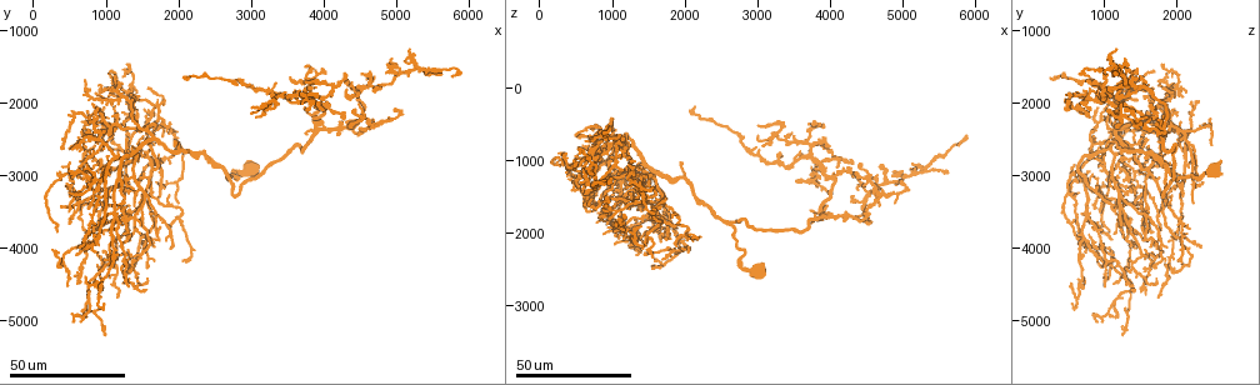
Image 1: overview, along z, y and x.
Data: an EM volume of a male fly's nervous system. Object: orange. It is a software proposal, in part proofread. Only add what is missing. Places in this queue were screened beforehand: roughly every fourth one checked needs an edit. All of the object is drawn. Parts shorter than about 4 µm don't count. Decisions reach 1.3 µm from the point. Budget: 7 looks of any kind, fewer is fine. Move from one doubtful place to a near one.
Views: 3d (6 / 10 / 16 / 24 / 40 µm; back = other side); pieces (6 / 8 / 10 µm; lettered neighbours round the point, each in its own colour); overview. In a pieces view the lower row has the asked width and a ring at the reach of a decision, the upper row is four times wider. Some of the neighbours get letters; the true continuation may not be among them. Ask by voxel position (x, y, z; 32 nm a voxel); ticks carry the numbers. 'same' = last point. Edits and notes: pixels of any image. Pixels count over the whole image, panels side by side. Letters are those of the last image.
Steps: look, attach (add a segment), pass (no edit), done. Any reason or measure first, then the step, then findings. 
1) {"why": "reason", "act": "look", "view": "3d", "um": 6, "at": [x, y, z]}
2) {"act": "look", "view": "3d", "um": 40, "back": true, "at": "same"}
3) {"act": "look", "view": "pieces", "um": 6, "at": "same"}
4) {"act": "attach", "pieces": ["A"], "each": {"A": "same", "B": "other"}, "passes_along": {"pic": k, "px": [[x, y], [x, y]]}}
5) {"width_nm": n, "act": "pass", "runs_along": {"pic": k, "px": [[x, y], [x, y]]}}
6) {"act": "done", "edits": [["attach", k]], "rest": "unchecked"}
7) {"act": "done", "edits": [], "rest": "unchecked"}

{"why": "branch stops here", "act": "look", "view": "3d", "um": 40, "at": [1350, 4500, 1000]}

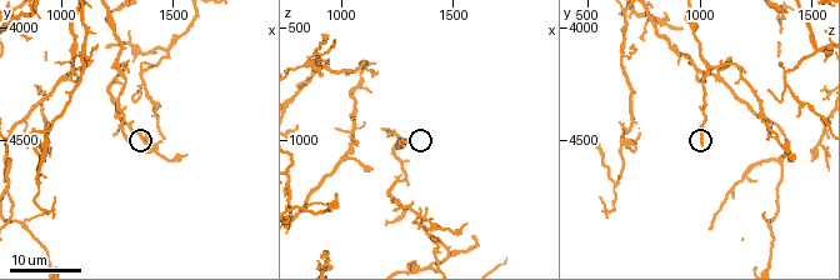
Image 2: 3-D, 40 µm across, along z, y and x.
{"act": "look", "view": "pieces", "um": 6, "at": [1310, 4520, 1010]}

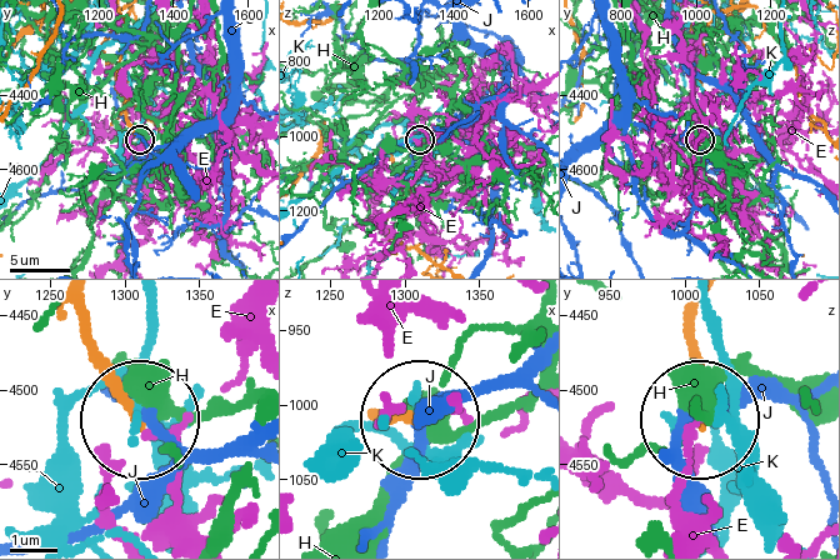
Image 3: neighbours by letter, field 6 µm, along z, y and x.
{"act": "pass", "each": {"E": "other", "H": "other", "J": "other", "K": "other"}, "found": "no lettered segment goes on from it"}

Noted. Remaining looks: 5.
{"why": "free end", "act": "look", "view": "3d", "um": 40, "at": [650, 4000, 750]}

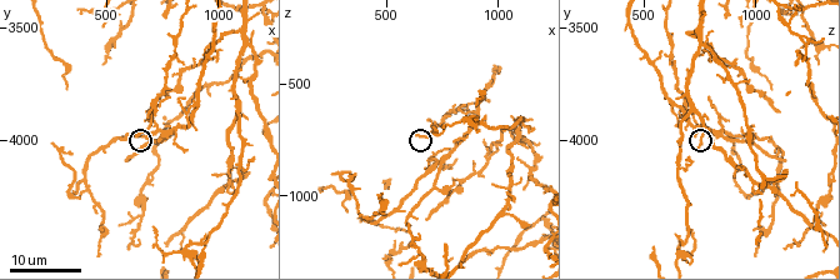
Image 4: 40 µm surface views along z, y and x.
{"why": "what lies round it", "act": "look", "view": "pieces", "um": 8, "at": [640, 3980, 730]}

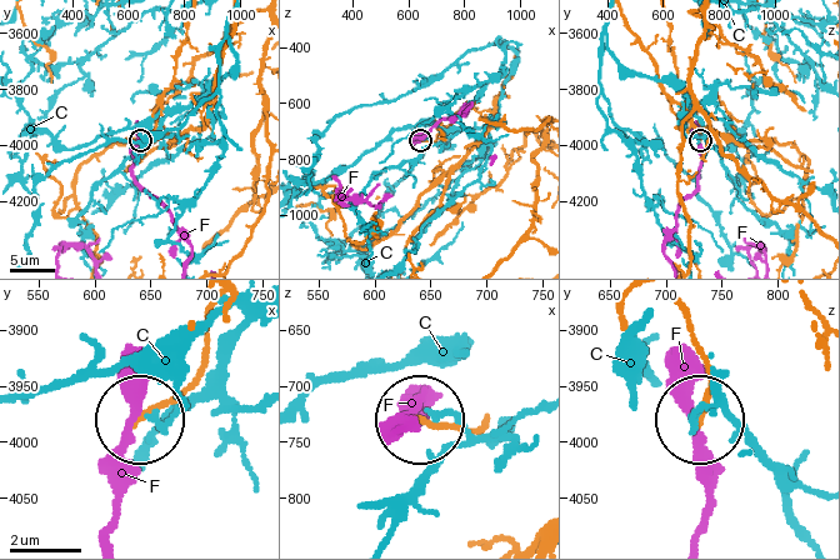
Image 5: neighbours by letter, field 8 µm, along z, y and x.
{"act": "pass", "each": {"C": "other", "F": "other"}, "found": "no lettered segment goes on from it"}

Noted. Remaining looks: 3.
{"why": "thin end", "act": "look", "view": "3d", "um": 24, "at": [600, 2650, 800]}

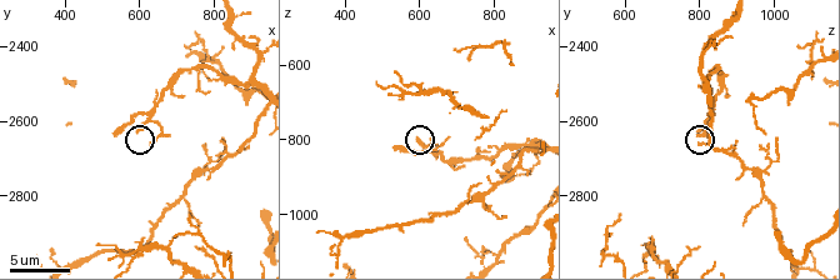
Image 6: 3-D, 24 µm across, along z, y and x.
{"act": "look", "view": "pieces", "um": 10, "at": [600, 2620, 800]}

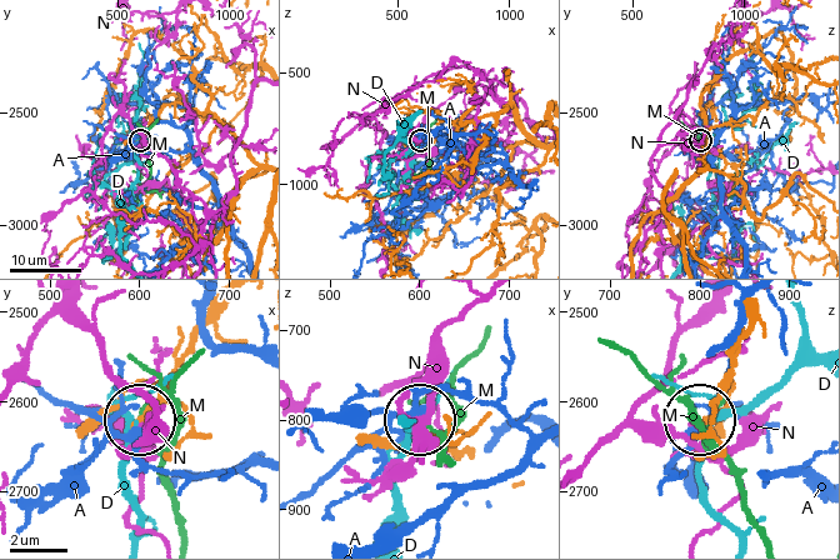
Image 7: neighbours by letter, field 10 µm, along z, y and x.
{"width_nm": 200, "act": "pass", "each": {"A": "other", "D": "other", "M": "other", "N": "other"}, "found": "none of them fits"}

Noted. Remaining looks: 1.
{"act": "done", "edits": [], "rest": "unchecked"}

